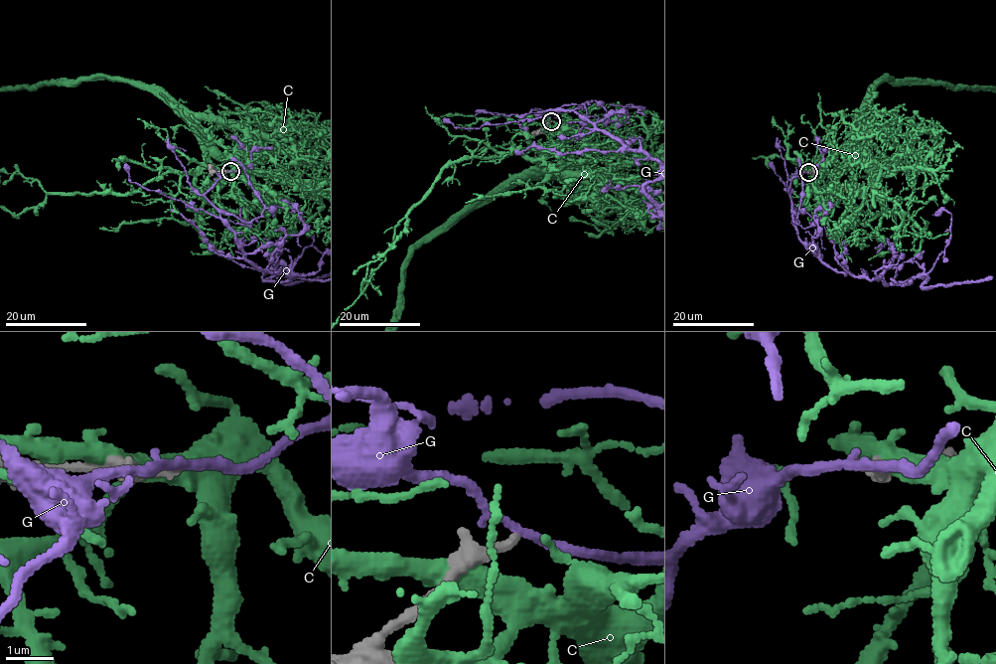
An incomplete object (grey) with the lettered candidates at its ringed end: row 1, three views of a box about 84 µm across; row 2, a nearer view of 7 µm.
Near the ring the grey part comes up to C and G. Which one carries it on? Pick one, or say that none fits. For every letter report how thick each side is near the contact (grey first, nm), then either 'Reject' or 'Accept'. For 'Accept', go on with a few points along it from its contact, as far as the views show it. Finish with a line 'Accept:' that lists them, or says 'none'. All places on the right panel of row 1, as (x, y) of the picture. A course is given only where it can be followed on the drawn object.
C: Thickness 280 nm (grey) against 440 nm. Reject
G: Thickness 160 nm (grey) against 170 nm. Reject
Accept: none

